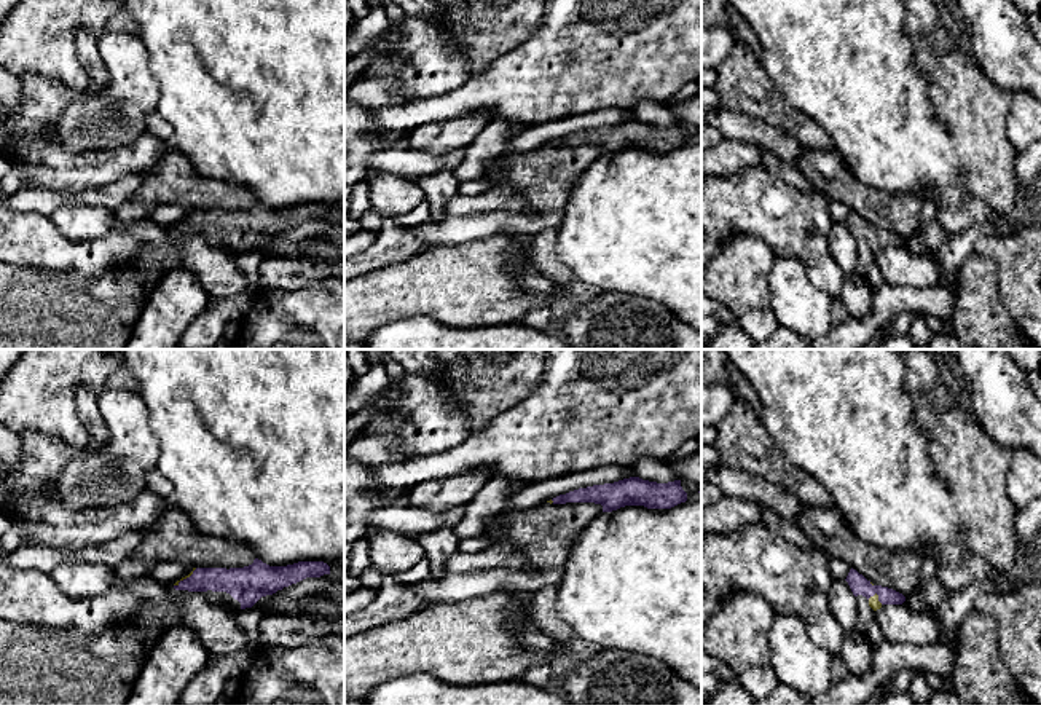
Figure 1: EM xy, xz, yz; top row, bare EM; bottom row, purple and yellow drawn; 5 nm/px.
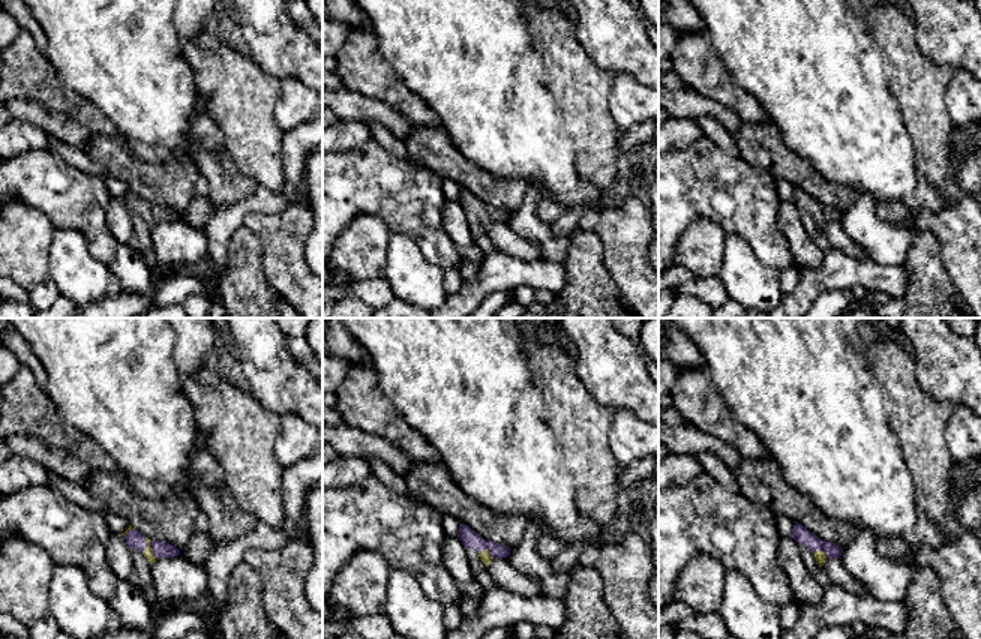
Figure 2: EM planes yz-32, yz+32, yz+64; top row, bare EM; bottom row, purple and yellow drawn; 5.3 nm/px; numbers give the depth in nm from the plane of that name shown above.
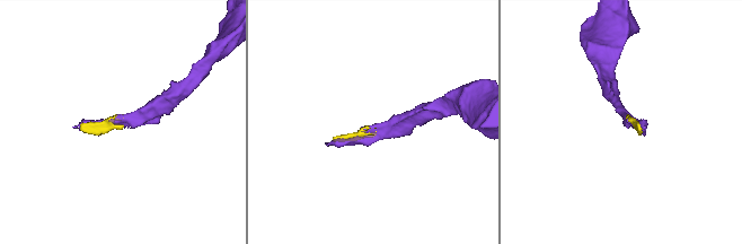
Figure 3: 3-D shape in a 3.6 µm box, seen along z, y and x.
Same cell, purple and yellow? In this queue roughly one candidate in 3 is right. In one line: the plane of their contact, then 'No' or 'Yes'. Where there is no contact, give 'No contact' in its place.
Touches purple in xy. Yes

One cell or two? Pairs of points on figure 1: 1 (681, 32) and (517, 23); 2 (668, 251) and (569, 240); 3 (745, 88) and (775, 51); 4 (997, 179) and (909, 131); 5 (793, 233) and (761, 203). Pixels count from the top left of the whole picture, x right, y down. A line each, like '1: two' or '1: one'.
1: two
2: one
3: two
4: two
5: one

